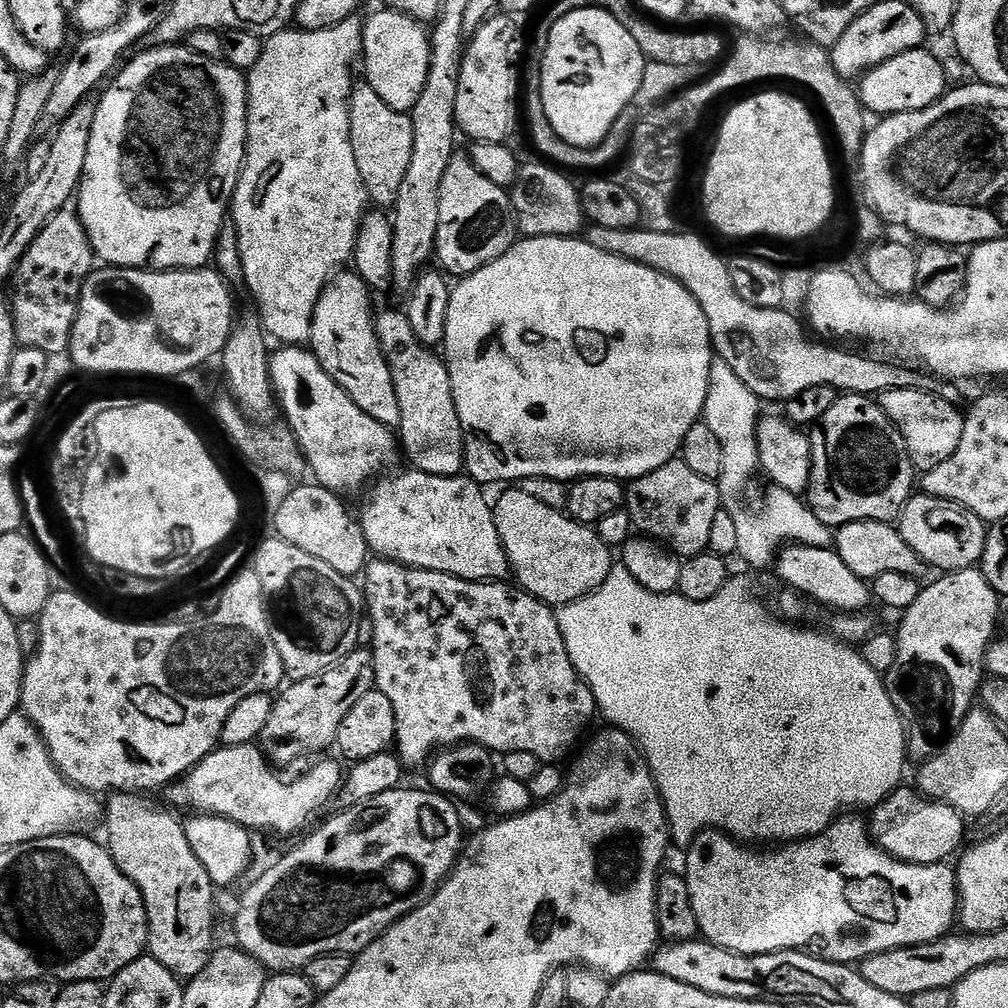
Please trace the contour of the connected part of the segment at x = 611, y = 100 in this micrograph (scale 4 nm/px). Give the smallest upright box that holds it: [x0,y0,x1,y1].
[538,8,646,148]

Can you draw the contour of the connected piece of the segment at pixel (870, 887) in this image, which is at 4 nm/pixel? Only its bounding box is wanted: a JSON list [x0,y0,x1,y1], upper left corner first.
[682,814,958,966]

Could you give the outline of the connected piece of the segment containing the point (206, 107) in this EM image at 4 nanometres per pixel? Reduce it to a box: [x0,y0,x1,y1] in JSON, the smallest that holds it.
[74,46,248,272]

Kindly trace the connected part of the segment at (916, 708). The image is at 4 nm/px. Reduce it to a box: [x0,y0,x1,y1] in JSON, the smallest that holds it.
[883,567,1001,762]

